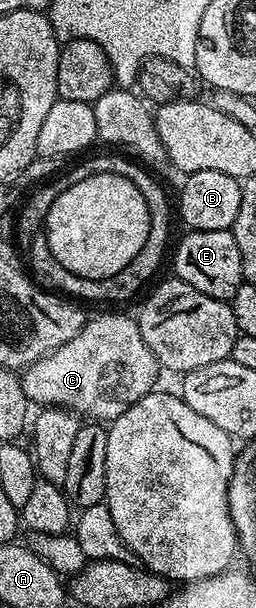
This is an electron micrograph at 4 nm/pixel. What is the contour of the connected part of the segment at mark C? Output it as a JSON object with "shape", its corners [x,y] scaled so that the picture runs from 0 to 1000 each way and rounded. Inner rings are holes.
{"shape":[[[391,516],[379,523],[348,521],[305,553],[289,553],[289,559],[273,559],[207,582],[184,582],[117,599],[105,609],[90,610],[78,630],[113,663],[141,666],[145,661],[145,669],[246,671],[332,689],[434,697],[555,651],[598,646],[609,609],[617,610],[609,587],[586,579],[570,559],[555,559],[543,528],[527,521],[496,523],[484,516]]]}

